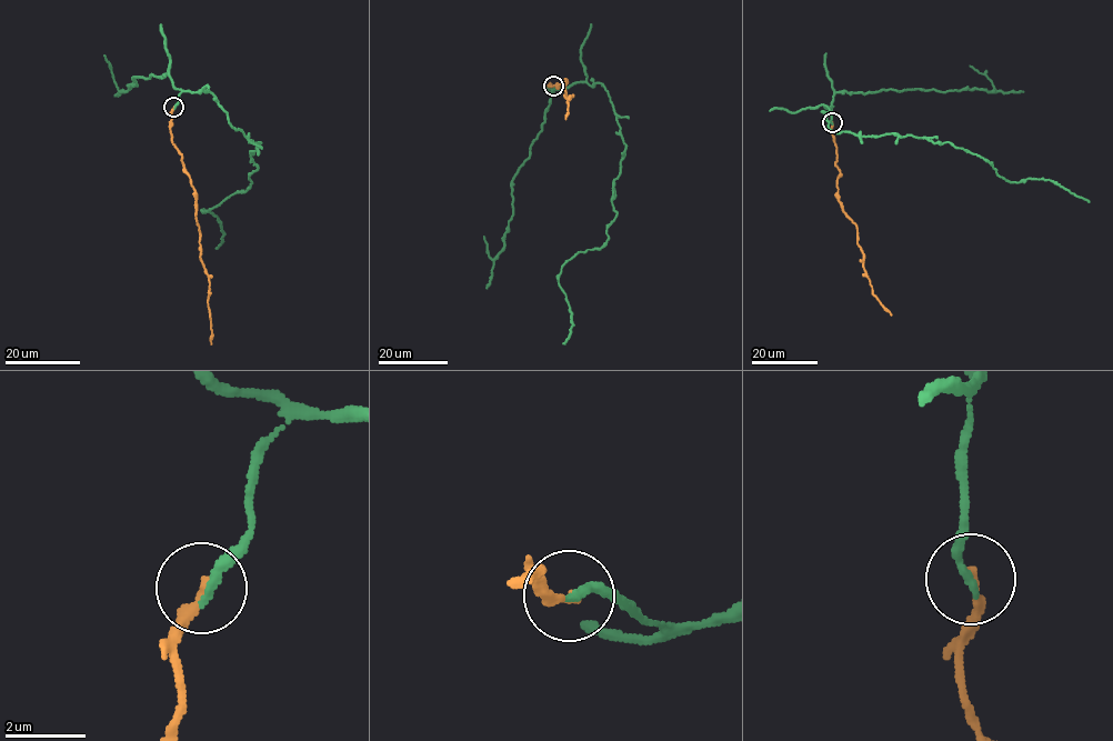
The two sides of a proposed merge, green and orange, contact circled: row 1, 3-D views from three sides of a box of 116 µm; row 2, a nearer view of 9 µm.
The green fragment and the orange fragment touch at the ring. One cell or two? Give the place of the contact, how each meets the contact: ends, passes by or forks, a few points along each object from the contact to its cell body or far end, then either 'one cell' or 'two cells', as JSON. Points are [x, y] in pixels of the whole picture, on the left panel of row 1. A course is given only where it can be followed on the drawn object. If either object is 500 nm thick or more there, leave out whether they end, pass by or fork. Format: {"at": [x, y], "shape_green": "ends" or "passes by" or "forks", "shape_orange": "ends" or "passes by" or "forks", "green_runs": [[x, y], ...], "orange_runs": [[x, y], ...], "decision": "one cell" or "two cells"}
{"at": [173, 107], "shape_green": "ends", "shape_orange": "ends", "green_runs": [[173, 107], [182, 91], [208, 90], [234, 129], [260, 142], [243, 192], [202, 210], [220, 222], [216, 248]], "orange_runs": [[173, 107], [171, 142], [182, 156], [184, 171], [196, 196], [200, 260], [209, 286], [211, 343]], "decision": "one cell"}

